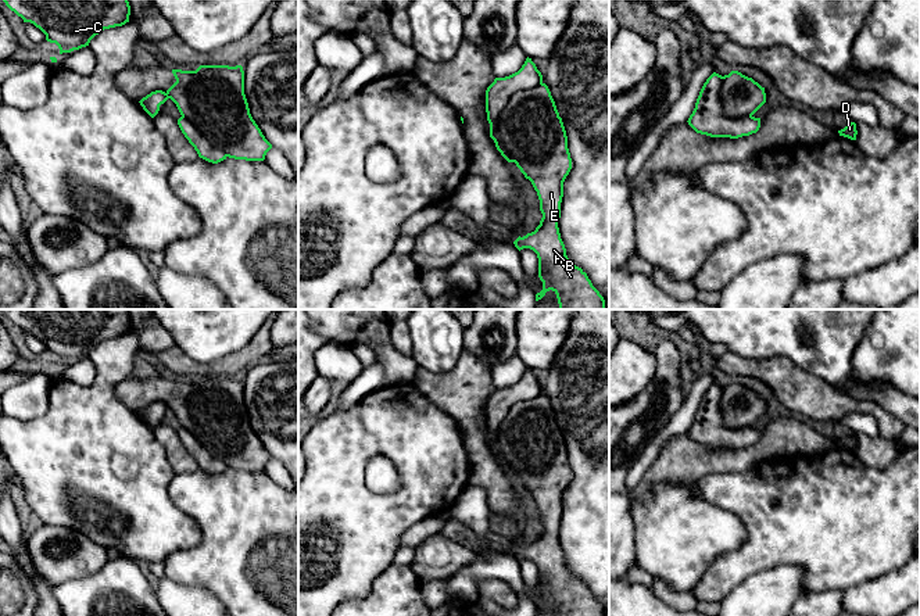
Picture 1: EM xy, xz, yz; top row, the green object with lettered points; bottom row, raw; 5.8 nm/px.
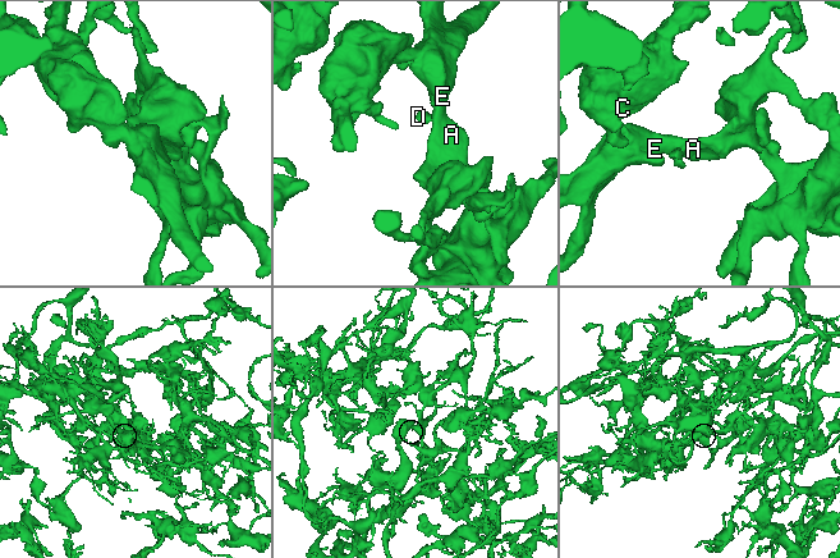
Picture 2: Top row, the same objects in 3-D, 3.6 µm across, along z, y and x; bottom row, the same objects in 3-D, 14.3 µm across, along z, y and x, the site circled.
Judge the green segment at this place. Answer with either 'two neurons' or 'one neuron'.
one neuron

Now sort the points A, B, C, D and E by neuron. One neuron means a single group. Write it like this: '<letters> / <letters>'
A B C D E

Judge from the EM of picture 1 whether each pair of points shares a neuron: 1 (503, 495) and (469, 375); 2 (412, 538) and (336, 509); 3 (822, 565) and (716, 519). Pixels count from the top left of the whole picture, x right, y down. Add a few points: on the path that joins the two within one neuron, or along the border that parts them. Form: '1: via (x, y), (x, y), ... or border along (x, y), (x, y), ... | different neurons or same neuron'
1: via (483, 465), (473, 440), (473, 422), (469, 405) | same neuron
2: border along (430, 516), (414, 523), (401, 536), (398, 545) | different neurons
3: border along (725, 508), (741, 520), (747, 540), (723, 554) | different neurons

